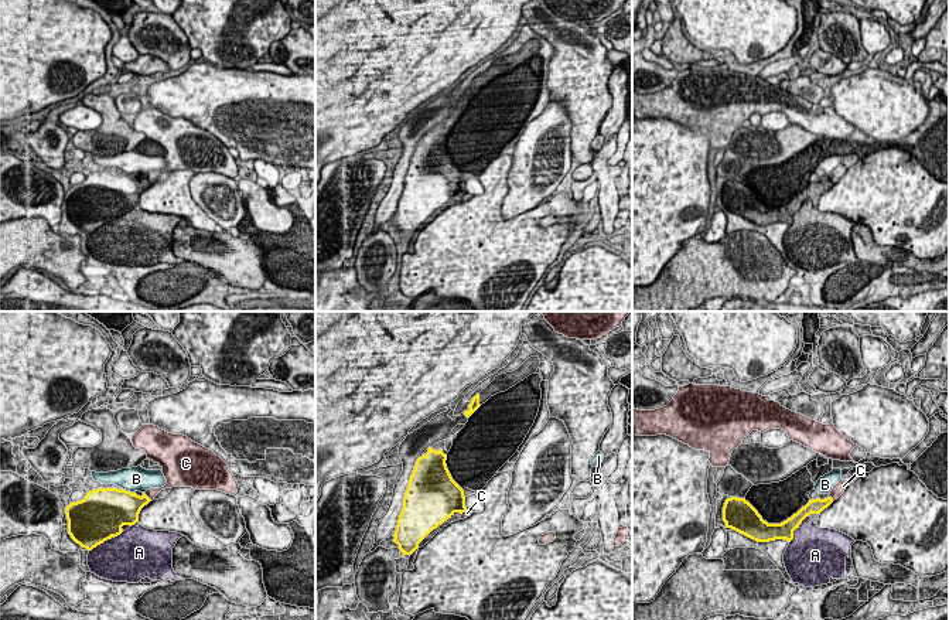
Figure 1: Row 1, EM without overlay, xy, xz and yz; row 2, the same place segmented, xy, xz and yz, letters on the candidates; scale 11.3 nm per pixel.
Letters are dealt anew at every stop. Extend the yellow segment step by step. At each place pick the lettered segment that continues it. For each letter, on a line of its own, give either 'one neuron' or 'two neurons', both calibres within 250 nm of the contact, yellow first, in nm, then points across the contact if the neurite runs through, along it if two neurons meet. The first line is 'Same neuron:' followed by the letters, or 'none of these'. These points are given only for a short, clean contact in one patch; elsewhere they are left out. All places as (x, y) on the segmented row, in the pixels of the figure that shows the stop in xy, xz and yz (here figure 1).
Same neuron: none of these
A: two neurons; calibres 190 and 420 nm
B: two neurons; calibres 440 and 280 nm
C: two neurons; calibres 300 and 120 nm; border xy (143, 493), (152, 500)

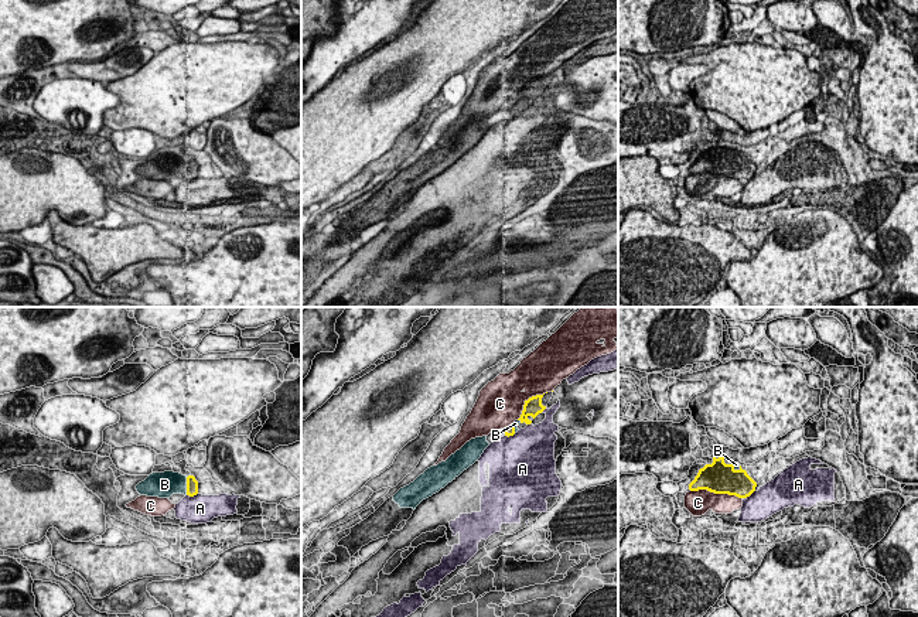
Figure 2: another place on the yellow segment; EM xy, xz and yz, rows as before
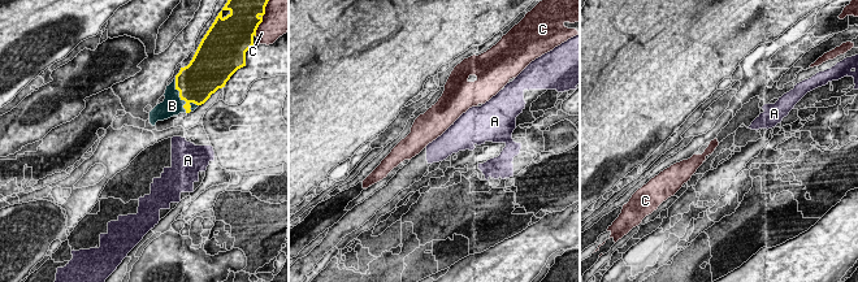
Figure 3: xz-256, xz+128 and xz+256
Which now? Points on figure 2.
Same neuron: B
A: two neurons; calibres 130 and 320 nm
B: one neuron; calibres 130 and 280 nm
C: two neurons; calibres 360 and 280 nm

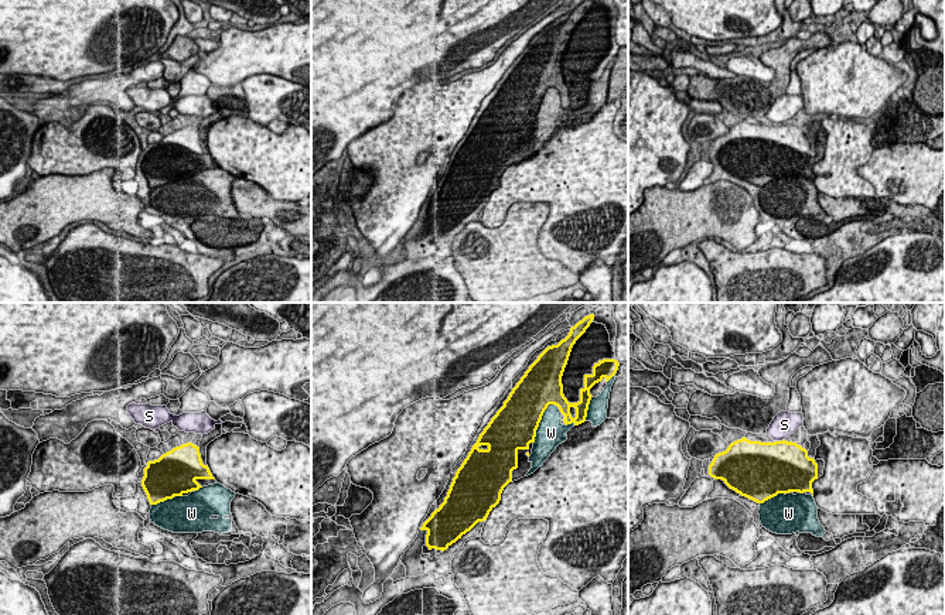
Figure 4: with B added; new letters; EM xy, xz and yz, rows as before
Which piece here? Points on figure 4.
Same neuron: none of these
S: two neurons; calibres 500 and 280 nm
W: two neurons; calibres 460 and 320 nm

